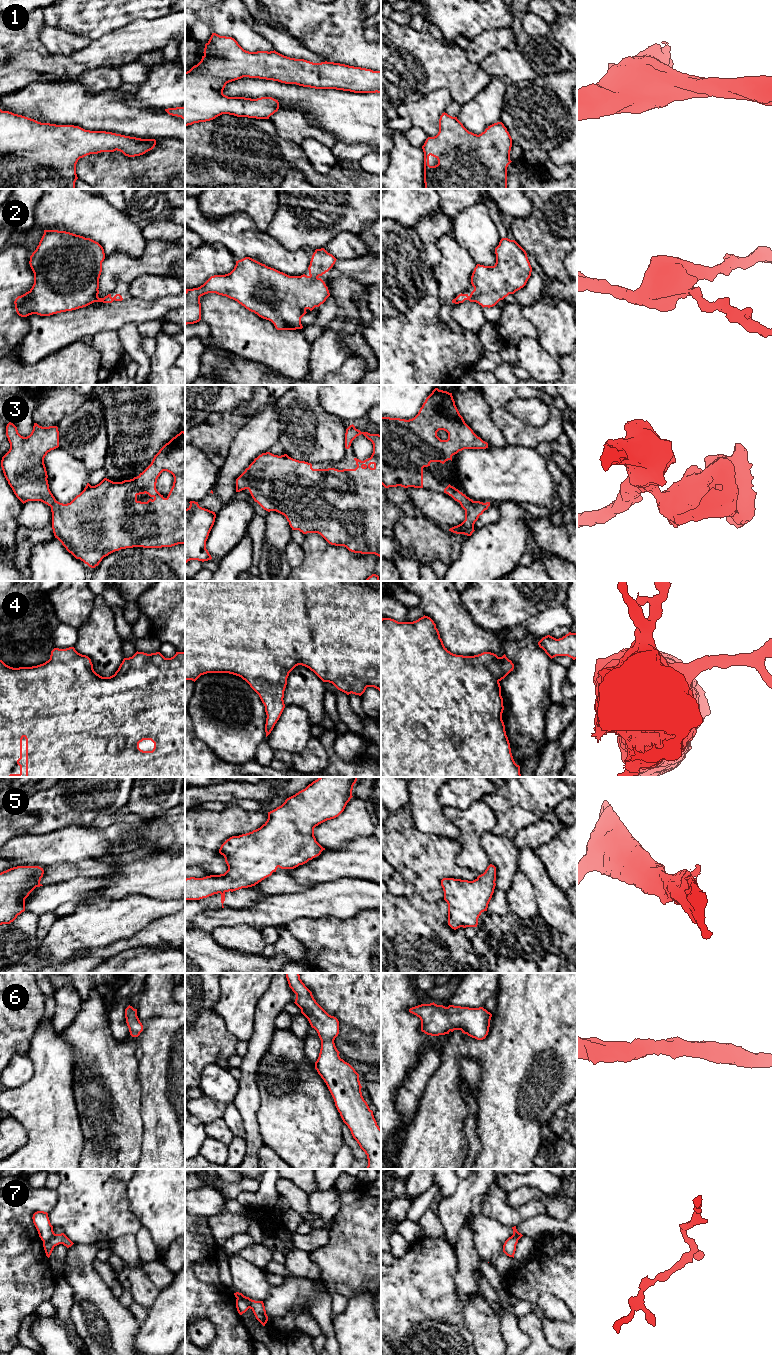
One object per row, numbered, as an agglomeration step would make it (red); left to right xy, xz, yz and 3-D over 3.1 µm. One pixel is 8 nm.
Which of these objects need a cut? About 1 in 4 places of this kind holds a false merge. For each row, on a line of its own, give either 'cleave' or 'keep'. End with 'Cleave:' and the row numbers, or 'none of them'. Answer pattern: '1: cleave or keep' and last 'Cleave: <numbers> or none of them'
1: keep
2: keep
3: keep
4: keep
5: cleave
6: keep
7: cleave
Cleave: 5, 7

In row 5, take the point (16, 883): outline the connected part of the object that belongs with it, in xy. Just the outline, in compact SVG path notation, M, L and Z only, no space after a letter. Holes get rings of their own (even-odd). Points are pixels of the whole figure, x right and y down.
M17 866L0 873L0 925L10 924L25 911L25 899L36 888L43 886L40 881L44 870L39 866Z

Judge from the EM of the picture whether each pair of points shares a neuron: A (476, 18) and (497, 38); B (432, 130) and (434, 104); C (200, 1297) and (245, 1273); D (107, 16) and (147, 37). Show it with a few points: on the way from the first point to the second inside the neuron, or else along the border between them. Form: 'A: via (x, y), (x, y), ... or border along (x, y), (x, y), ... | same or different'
A: border along (511, 25), (483, 30), (470, 41) | different
B: via (432, 124), (432, 110) | same
C: border along (228, 1287), (233, 1293) | different
D: border along (148, 19), (134, 19), (130, 23), (104, 35) | different

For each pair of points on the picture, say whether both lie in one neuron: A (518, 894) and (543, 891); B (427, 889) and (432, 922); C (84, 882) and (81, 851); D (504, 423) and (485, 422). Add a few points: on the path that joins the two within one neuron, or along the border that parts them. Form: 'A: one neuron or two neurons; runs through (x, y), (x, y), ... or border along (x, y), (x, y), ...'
A: two neurons; border along (522, 871), (532, 886), (539, 914)
B: two neurons; border along (415, 892), (428, 901), (443, 899)
C: two neurons; border along (102, 875), (75, 877), (61, 883)
D: two neurons; border along (485, 400), (490, 408), (491, 421), (506, 441)

